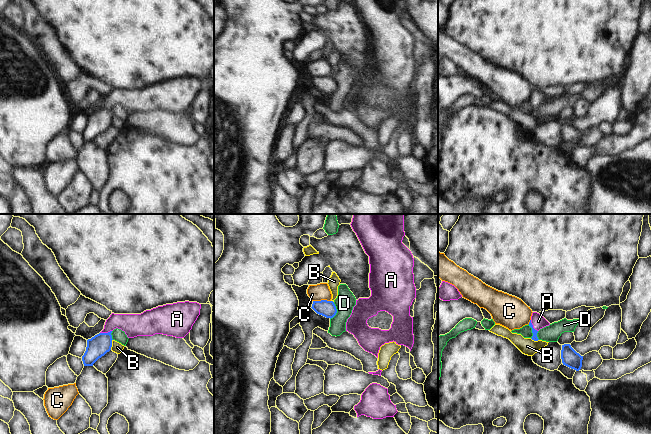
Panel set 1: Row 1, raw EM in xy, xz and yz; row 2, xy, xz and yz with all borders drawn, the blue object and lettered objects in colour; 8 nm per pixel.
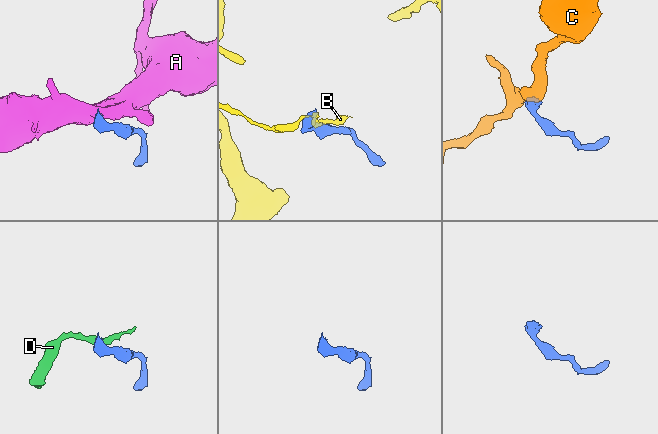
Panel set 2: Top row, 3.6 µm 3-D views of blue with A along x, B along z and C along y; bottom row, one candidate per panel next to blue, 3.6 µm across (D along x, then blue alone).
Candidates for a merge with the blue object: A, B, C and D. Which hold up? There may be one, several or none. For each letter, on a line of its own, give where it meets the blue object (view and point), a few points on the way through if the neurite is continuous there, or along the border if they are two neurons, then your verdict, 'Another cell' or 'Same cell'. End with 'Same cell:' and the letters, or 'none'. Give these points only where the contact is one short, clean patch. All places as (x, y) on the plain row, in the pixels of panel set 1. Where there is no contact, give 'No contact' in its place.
A: Touches blue at yz (532, 102). Path across: yz (534, 113), (532, 102), (538, 97). Same cell
B: Touches blue at xy (111, 120). Boundary: xy (112, 115), (110, 125). Another cell
C: Touches blue at xz (321, 76). Boundary: xz (330, 76), (313, 77). Another cell
D: Touches blue at xz (336, 87). Boundary: xz (334, 78), (336, 89), (330, 95). Another cell
Same cell: A

